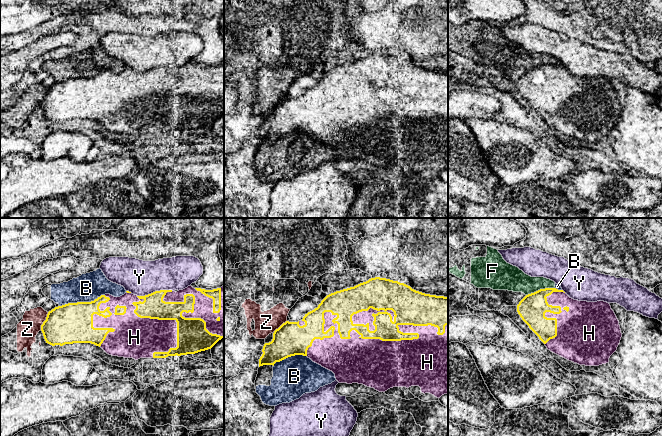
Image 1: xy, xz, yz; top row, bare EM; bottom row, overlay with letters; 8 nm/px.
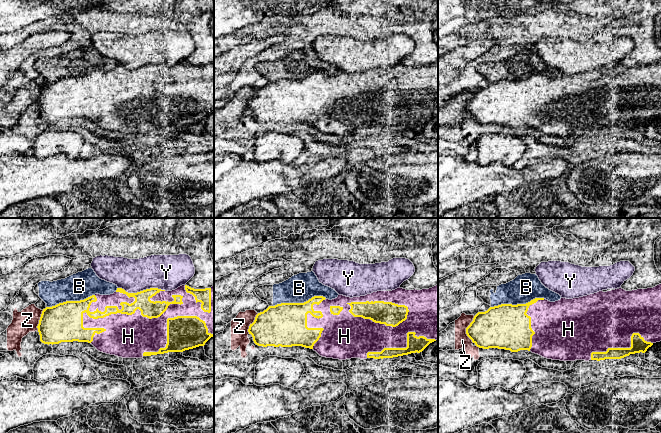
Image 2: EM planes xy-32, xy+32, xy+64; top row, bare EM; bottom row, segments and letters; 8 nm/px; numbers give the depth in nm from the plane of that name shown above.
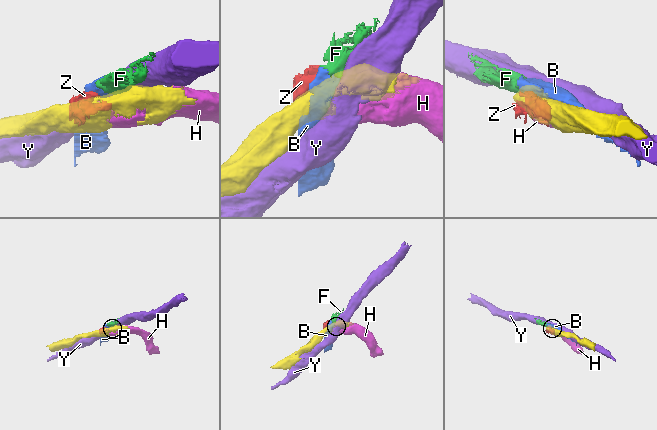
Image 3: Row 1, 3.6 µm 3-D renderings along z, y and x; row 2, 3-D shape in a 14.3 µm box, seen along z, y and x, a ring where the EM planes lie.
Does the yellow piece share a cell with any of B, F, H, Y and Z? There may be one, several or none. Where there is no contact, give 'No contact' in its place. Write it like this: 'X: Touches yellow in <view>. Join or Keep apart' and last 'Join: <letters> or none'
B: Touches yellow in xy. Keep apart
F: Touches yellow in yz. Keep apart
H: Touches yellow in xz. Join
Y: Touches yellow in xy. Keep apart
Z: Touches yellow in xy. Keep apart
Join: H

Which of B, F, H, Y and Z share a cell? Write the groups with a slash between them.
B F / H / Y / Z

